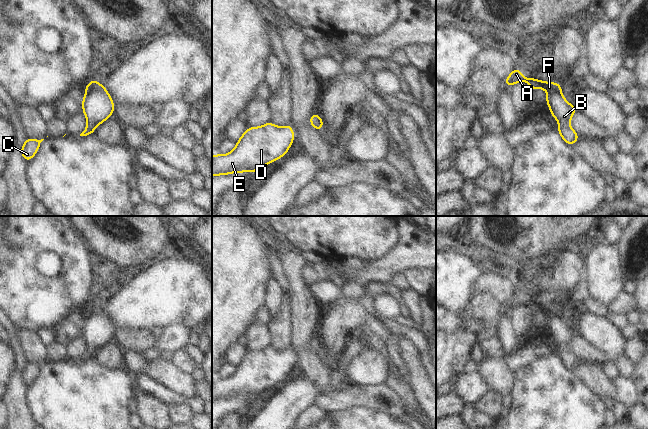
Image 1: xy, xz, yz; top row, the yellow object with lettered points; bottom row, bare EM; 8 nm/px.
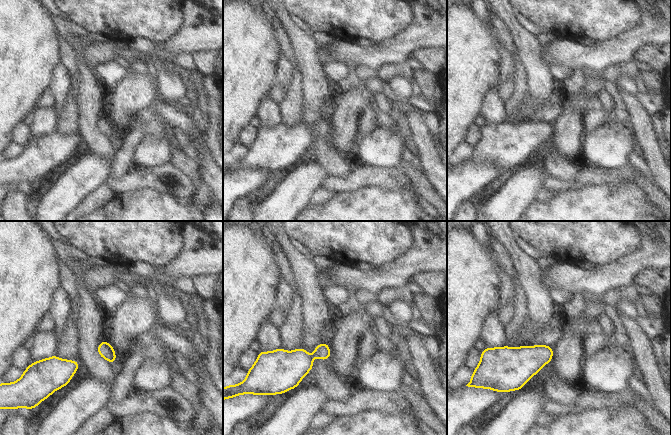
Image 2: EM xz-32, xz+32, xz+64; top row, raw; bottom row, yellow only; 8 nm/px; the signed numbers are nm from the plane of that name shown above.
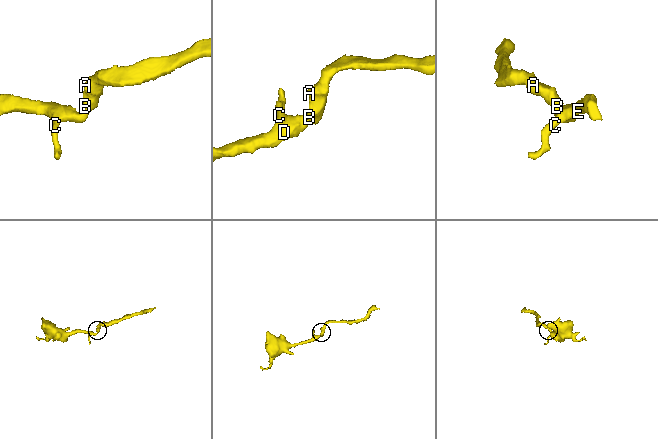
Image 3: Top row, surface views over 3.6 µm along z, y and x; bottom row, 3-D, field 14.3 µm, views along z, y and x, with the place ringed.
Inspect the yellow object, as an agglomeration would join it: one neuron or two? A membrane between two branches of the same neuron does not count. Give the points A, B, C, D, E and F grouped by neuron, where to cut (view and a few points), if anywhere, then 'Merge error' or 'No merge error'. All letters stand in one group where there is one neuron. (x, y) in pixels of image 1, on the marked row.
Groups: A B C D E F. No split. No merge error.

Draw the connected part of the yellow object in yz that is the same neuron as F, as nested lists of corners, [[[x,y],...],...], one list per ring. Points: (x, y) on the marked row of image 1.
[[[519,68],[514,69],[506,78],[505,84],[508,87],[518,82],[526,82],[535,91],[544,88],[547,91],[546,103],[551,110],[551,116],[558,120],[558,132],[568,145],[573,145],[579,138],[578,134],[569,126],[572,115],[577,109],[568,103],[561,93],[561,84],[555,82],[535,80],[533,77],[525,78],[522,76]]]

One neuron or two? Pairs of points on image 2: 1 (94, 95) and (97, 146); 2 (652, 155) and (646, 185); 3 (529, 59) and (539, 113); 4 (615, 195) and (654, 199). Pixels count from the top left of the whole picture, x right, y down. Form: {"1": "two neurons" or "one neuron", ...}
{"1": "one neuron", "2": "two neurons", "3": "two neurons", "4": "two neurons"}

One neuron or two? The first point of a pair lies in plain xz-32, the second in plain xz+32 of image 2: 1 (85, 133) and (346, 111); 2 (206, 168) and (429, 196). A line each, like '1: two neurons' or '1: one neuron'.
1: two neurons
2: two neurons

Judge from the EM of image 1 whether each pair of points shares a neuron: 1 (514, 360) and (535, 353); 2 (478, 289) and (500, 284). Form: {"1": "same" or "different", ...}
{"1": "same", "2": "same"}

